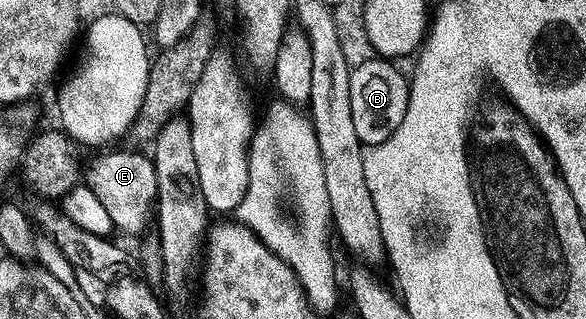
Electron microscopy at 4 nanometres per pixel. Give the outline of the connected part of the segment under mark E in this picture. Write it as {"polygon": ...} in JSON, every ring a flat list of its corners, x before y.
{"polygon":[[113,151,99,156,83,171,83,183,97,196,109,219,113,221,118,232,137,235,147,225,152,224,155,215,157,195,157,175,155,163,148,154,135,151]]}

